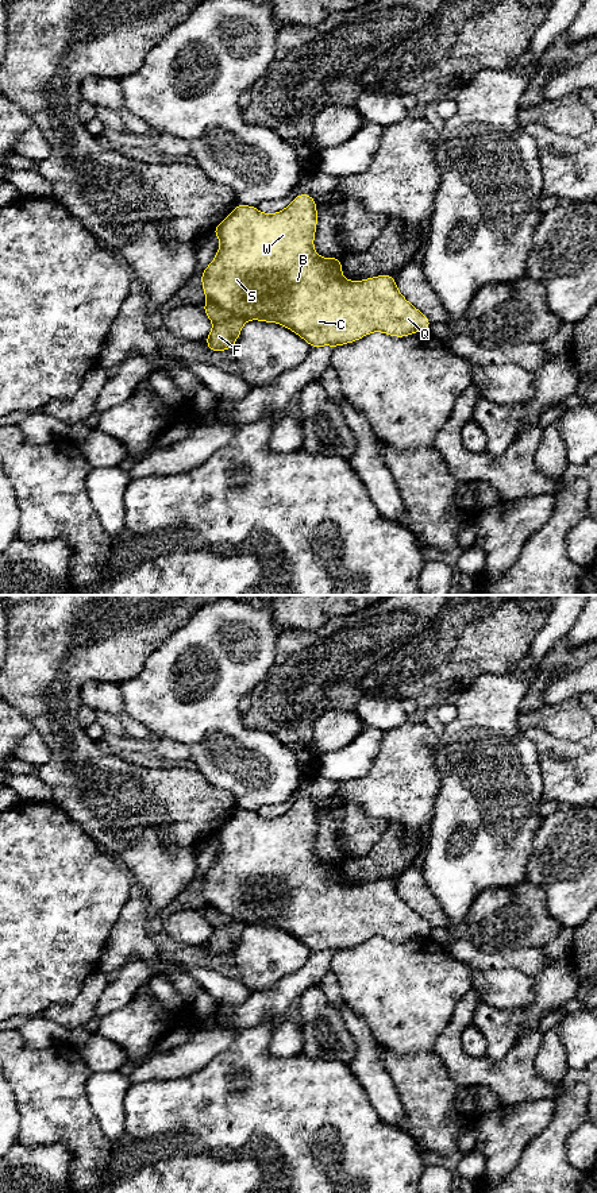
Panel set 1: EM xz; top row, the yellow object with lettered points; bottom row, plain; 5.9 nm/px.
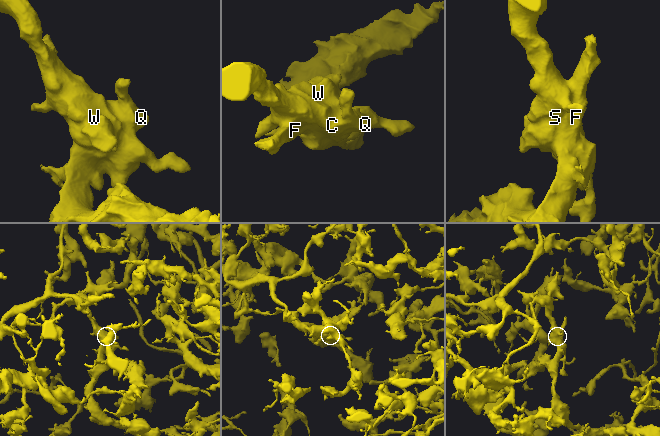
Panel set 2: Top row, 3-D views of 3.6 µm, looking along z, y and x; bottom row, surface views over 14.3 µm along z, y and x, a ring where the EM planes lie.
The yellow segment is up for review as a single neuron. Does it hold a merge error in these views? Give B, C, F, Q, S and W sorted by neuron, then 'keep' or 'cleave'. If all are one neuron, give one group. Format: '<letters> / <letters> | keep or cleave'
B C Q S W / F | cleave

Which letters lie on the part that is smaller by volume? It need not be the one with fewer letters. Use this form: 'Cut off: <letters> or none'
Cut off: F

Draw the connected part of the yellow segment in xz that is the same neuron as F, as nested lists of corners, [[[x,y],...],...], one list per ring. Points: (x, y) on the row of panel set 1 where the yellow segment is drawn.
[[[207,302],[201,308],[213,323],[211,333],[204,340],[207,347],[212,352],[231,350],[242,332],[246,320],[212,302]]]

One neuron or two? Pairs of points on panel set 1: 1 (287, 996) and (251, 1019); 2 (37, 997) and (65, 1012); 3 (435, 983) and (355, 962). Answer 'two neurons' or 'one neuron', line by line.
1: one neuron
2: two neurons
3: one neuron

